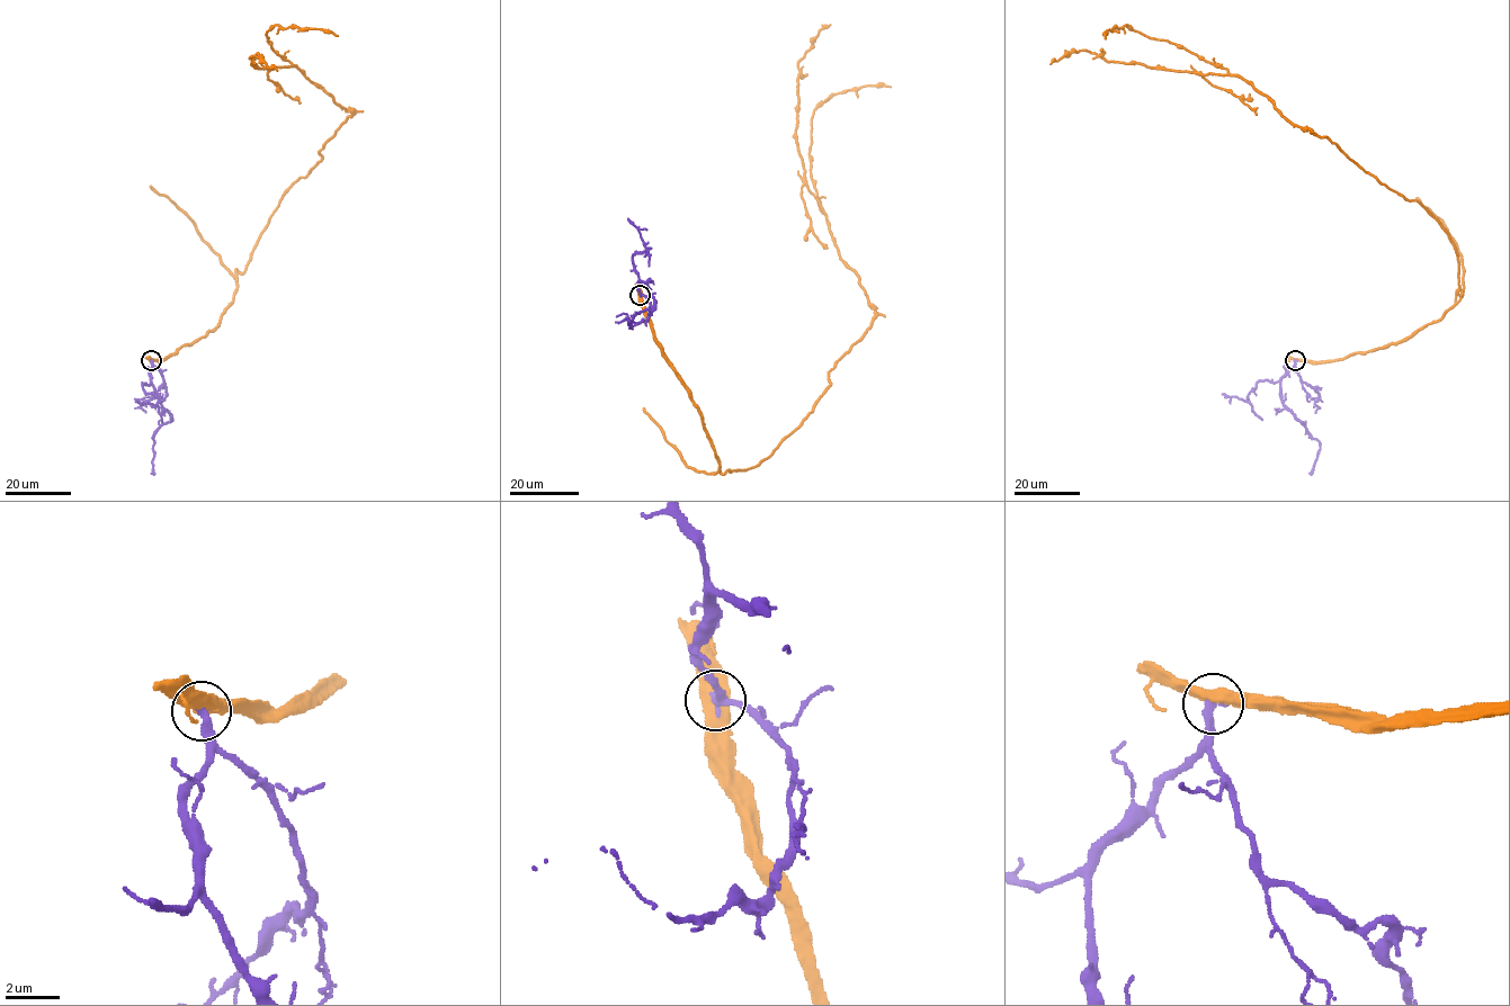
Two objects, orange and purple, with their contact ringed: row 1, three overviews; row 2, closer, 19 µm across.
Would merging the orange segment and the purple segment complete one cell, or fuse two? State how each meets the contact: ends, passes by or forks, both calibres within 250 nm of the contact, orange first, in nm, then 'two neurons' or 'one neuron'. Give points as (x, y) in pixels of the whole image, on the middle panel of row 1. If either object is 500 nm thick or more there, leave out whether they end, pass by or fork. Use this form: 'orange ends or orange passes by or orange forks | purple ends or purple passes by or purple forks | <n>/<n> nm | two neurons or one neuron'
550/360 nm | one neuron

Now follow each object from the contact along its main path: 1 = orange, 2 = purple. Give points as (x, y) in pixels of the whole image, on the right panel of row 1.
1: (1295, 359), (1376, 350), (1437, 322), (1462, 294), (1440, 223), (1240, 77), (1082, 50), (1050, 64)
2: (1295, 360), (1281, 378), (1280, 396), (1320, 442), (1316, 459), (1309, 473)

